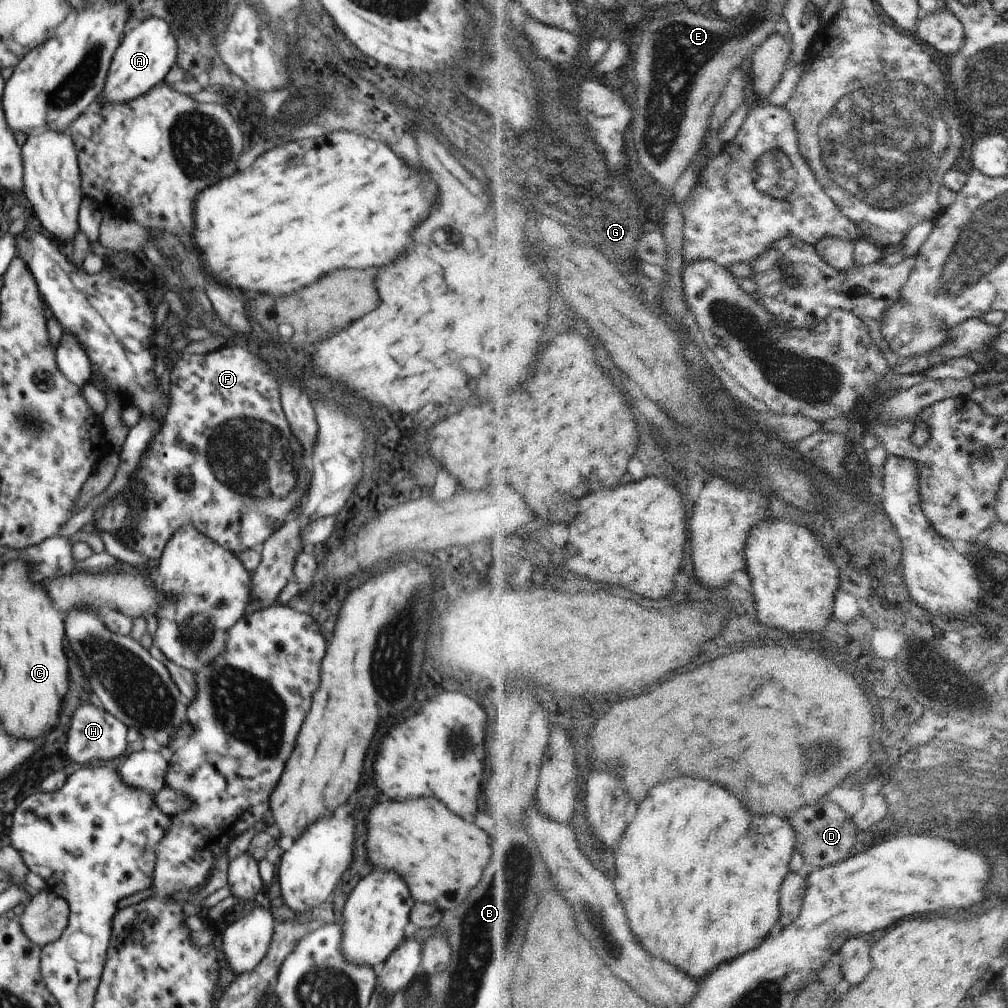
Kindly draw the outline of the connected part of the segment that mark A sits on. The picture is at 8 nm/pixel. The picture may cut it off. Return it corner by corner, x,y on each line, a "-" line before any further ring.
148,18
123,35
114,53
99,99
113,105
129,103
145,95
151,88
160,85
166,78
166,74
176,64
177,42
168,24
158,18

